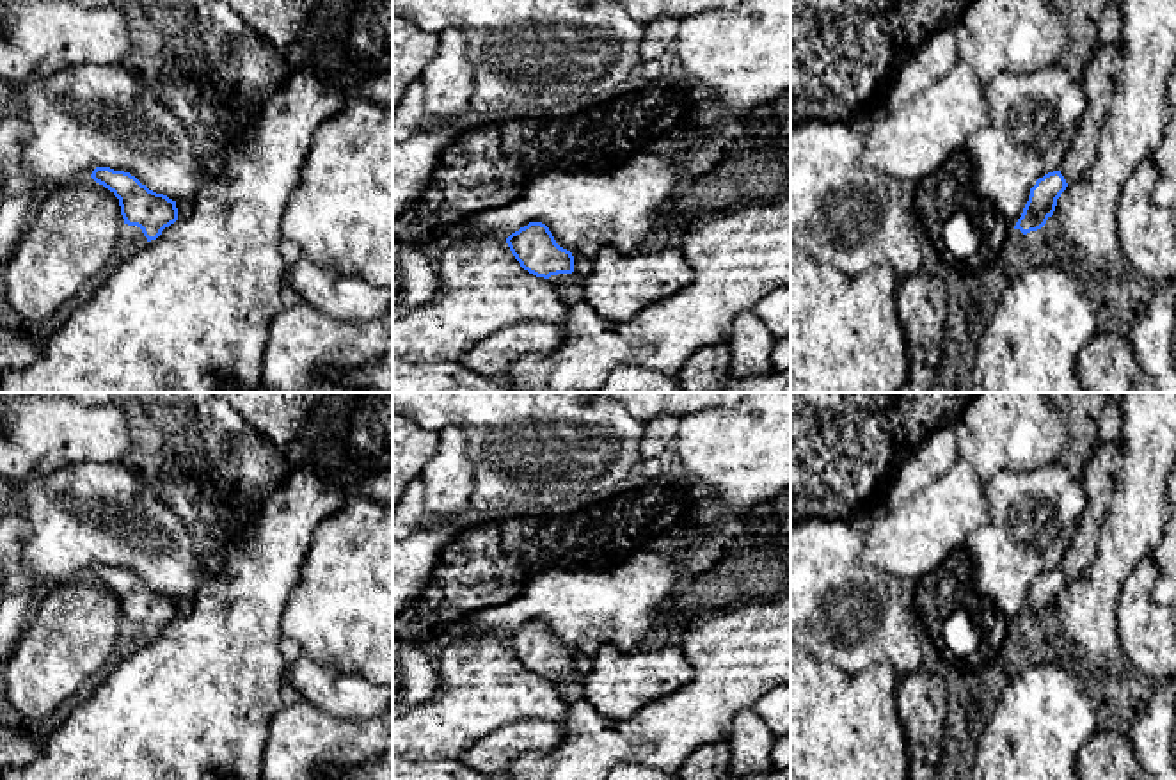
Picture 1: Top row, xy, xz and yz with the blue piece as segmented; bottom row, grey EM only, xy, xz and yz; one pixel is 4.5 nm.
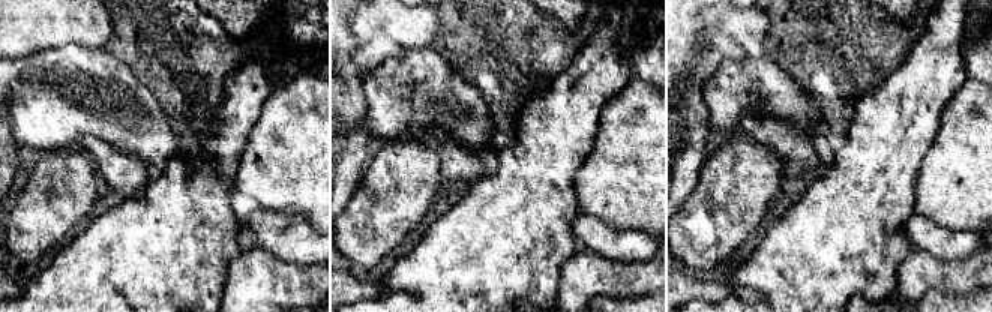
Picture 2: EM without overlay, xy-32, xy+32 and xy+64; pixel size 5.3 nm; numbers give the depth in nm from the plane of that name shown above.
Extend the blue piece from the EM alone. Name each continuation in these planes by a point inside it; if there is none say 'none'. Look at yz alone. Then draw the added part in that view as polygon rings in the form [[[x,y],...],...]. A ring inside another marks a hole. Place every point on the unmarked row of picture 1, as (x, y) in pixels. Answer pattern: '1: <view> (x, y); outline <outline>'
1: yz (1098, 482); outline [[[1119,441],[1098,444],[1091,451],[1082,480],[1087,506],[1078,519],[1071,547],[1059,567],[1068,583],[1078,579],[1094,558],[1098,537],[1116,490],[1114,476],[1121,460],[1123,446]]]

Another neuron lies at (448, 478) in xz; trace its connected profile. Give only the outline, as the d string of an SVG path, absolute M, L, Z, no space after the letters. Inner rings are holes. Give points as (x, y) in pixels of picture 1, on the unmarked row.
M446 426L437 435L437 453L419 476L425 485L425 510L451 517L471 508L474 471L467 457L464 430Z

